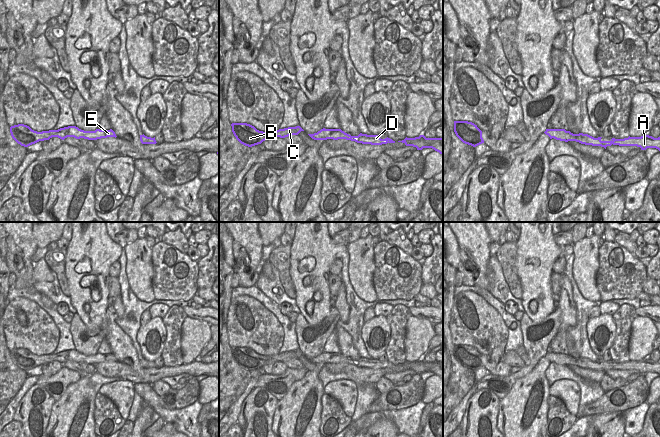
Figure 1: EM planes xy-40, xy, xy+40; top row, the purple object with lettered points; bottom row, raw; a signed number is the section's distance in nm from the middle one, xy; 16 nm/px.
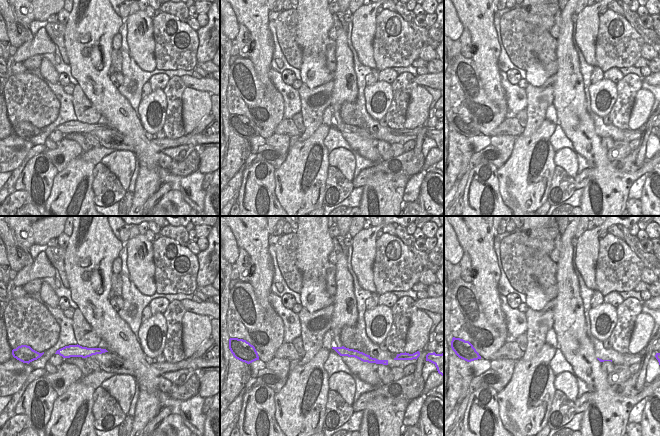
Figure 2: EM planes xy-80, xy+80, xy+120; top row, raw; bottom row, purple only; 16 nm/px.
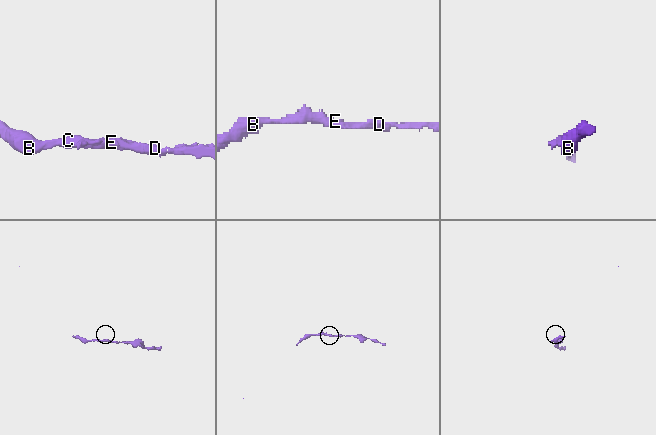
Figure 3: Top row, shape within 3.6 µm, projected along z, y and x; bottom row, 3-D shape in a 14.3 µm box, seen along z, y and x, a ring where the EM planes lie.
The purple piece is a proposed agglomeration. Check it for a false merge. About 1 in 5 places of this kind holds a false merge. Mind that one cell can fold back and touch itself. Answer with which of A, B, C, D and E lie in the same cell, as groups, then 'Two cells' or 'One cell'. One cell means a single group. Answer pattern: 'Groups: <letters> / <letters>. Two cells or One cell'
Groups: A B C D E. One cell

